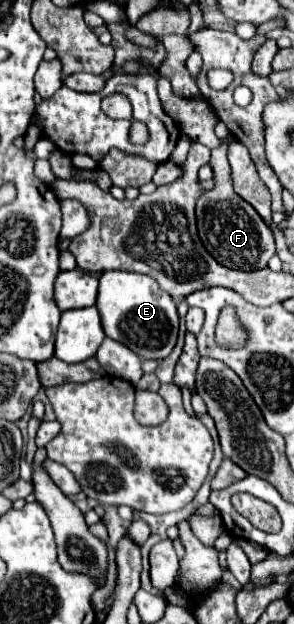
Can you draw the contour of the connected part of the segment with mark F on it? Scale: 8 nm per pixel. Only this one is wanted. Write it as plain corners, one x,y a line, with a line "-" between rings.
232,135
222,139
220,147
212,149
210,165
214,169
216,187
212,191
206,191
196,203
198,233
204,247
212,253
212,257
220,265
228,269
238,269
238,271
256,271
256,269
264,269
270,257
276,255
276,245
274,245
274,235
270,227
262,221
262,217
258,217
256,209
250,203
242,201
242,197
236,199
236,193
230,181
230,165
226,157
226,145
230,145
230,141
234,141

